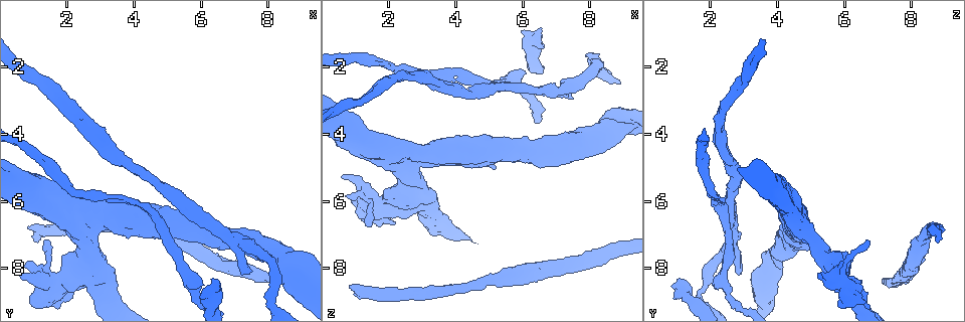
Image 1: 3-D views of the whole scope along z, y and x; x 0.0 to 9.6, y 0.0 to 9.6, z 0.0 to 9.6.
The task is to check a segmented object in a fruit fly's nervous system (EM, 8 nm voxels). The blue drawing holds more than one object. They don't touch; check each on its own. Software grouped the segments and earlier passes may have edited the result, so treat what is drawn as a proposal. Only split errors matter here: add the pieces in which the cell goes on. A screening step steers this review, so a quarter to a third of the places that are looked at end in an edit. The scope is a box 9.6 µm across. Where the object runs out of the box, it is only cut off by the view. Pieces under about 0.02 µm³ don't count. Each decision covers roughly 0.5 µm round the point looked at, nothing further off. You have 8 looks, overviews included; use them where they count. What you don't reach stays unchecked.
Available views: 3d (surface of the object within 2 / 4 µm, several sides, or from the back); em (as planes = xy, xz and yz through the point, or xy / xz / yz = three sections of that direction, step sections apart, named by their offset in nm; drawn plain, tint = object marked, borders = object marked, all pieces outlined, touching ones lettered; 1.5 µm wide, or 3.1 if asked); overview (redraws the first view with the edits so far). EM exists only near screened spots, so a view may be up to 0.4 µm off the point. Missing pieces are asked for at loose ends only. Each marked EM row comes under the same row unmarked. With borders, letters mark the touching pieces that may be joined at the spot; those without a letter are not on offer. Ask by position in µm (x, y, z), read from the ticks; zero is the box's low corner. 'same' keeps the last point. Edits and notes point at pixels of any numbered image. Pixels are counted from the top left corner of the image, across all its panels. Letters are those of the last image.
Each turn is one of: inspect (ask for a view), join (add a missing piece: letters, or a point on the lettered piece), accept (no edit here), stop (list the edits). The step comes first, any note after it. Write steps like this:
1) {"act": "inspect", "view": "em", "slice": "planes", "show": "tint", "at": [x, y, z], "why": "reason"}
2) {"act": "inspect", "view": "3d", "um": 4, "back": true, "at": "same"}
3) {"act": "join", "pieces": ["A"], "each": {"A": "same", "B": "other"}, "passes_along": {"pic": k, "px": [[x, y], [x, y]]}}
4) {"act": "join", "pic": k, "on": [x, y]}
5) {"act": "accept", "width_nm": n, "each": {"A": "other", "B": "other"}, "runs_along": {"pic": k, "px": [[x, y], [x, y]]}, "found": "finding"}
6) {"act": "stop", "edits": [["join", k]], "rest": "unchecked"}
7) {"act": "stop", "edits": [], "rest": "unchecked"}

{"act": "inspect", "view": "em", "slice": "xy", "step": 4, "show": "borders", "at": [2.60, 8.45, 6.40], "why": "stops while still wide"}

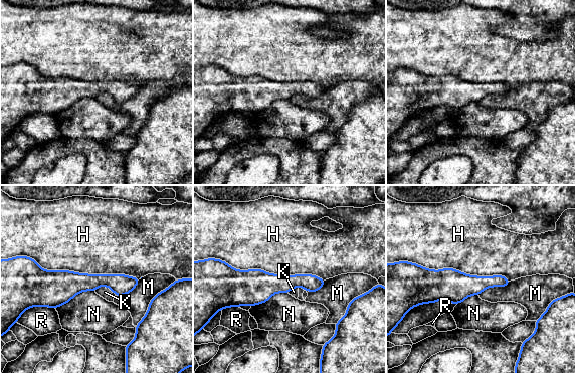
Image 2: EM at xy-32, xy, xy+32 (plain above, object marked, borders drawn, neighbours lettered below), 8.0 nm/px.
{"act": "accept", "each": {"H": "other", "K": "other", "M": "other", "N": "other", "R": "other"}, "border": {"pic": 2, "px": [[32, 257], [49, 270], [141, 277]]}, "found": "no lettered piece goes on from it"}

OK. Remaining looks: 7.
{"act": "inspect", "view": "em", "slice": "xy", "step": 4, "show": "borders", "at": [1.35, 7.10, 6.65], "why": "tapers out"}

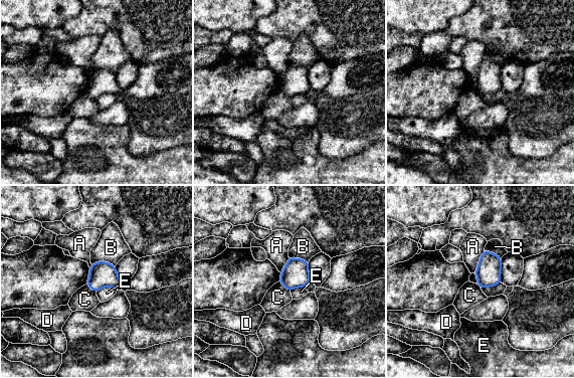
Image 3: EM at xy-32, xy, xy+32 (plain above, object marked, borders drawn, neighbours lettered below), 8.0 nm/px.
{"act": "accept", "longest_contact_nm": ["A", 200], "each": {"A": "other", "B": "other", "C": "other", "D": "other", "E": "other"}, "found": "none of them fits"}

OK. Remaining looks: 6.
{"act": "inspect", "view": "em", "slice": "xy", "step": 4, "show": "borders", "at": [0.85, 6.85, 8.50], "why": "an open end"}

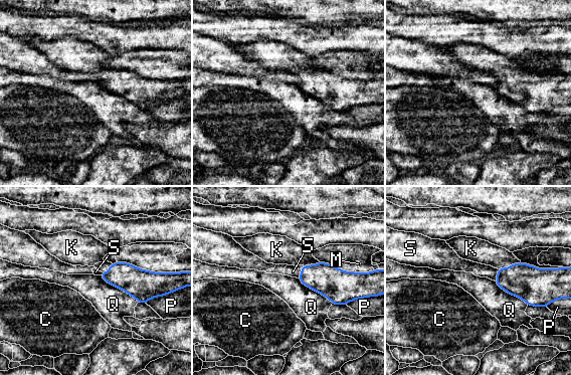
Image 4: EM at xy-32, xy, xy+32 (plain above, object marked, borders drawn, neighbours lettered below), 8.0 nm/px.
{"act": "join", "pieces": ["K"], "each": {"C": "other", "K": "same", "M": "other", "P": "other", "Q": "other", "S": "other"}, "passes_along": {"pic": 4, "px": [[532, 285], [509, 266], [482, 251]]}, "found": "it goes on there"}

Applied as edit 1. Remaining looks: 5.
{"act": "stop", "edits": [["join", 4]], "rest": "unchecked"}

